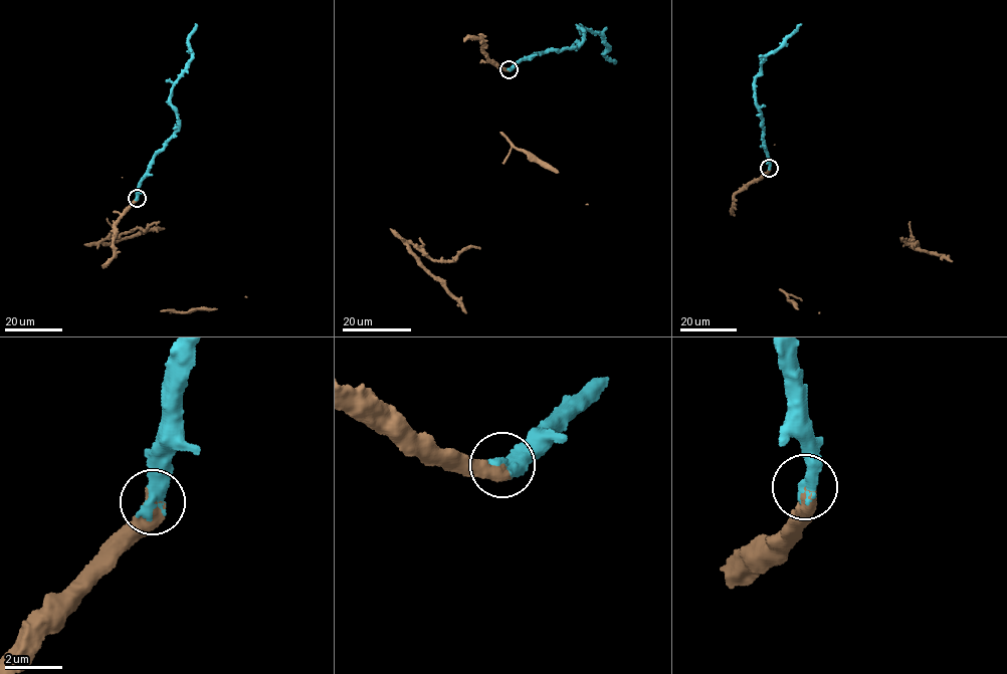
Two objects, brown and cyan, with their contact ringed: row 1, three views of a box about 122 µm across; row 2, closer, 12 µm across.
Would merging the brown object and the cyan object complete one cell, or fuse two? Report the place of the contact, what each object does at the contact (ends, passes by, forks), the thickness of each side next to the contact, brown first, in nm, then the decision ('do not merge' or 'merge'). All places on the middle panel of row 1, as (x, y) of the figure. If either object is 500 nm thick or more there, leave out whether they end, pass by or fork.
place (509, 69); calibres 550 and 480 nm; merge

